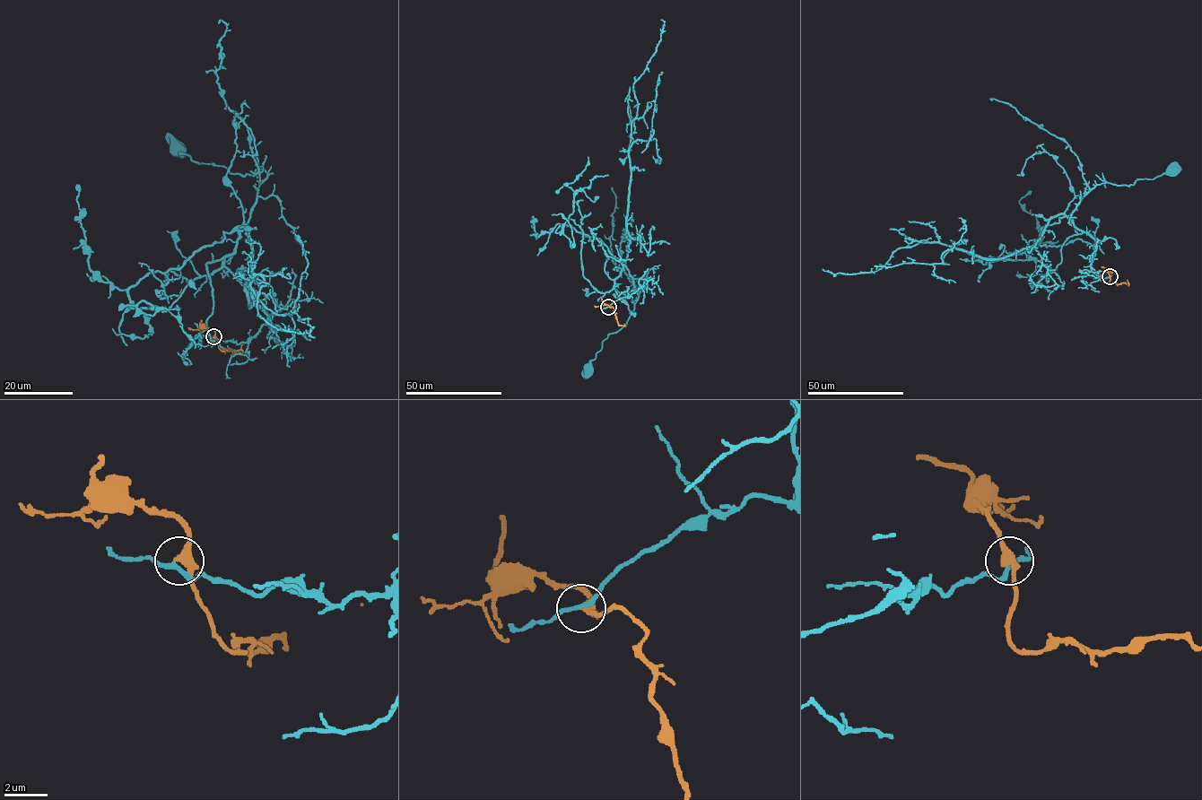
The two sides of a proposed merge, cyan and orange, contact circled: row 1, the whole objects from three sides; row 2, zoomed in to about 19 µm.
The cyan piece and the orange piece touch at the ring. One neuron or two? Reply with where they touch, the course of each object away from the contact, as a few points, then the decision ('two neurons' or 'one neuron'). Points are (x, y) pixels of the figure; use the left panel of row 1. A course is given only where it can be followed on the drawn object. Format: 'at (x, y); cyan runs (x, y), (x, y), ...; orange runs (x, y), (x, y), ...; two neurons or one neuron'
at (213, 336); cyan runs (213, 337), (239, 343), (265, 323), (223, 258), (267, 174), (231, 174), (177, 149); orange runs (213, 337), (222, 351), (239, 350), (243, 343); one neuron

